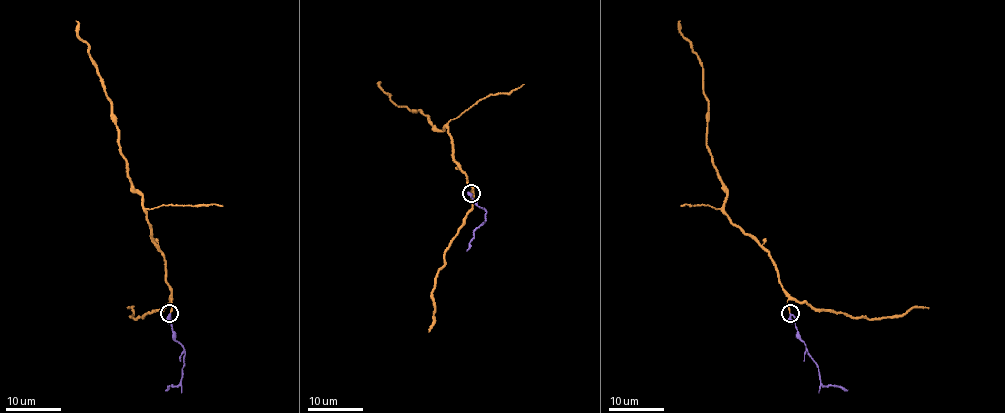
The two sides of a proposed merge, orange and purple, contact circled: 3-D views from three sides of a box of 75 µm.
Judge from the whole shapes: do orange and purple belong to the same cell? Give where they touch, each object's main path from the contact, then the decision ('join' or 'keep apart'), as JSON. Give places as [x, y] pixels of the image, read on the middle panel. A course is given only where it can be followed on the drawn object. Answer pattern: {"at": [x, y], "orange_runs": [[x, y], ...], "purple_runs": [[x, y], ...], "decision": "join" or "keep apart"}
{"at": [471, 193], "orange_runs": [[472, 193], [468, 178], [452, 156], [452, 138], [446, 127], [439, 130], [421, 111], [397, 105], [376, 82]], "purple_runs": [[470, 193], [475, 202], [486, 210], [486, 220], [477, 228], [466, 251]], "decision": "join"}

